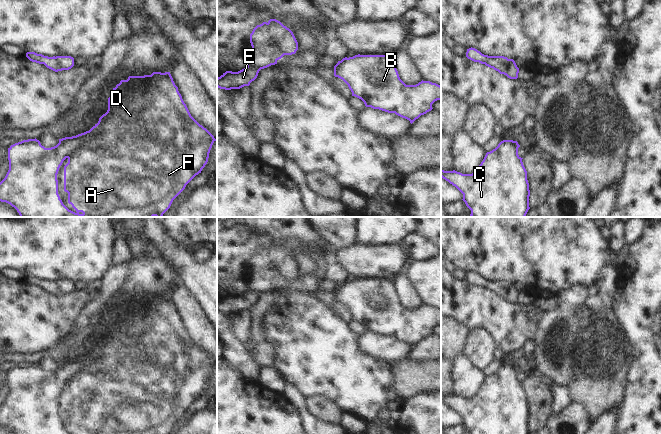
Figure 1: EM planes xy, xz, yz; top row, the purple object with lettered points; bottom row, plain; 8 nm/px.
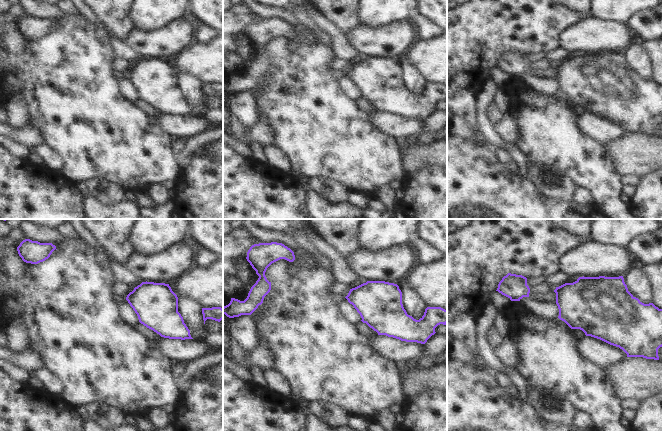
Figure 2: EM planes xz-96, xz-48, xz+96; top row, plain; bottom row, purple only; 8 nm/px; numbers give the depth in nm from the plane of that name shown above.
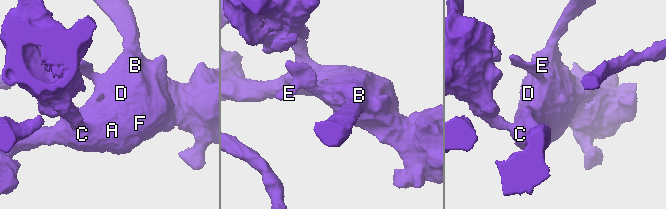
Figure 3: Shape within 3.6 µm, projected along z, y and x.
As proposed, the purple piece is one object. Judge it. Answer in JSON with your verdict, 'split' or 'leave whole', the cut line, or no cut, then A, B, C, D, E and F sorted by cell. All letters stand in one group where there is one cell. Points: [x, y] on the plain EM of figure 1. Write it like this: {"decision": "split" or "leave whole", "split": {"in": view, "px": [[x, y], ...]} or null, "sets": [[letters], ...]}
{"decision": "leave whole", "split": null, "sets": [["A", "B", "C", "D", "E", "F"]]}

